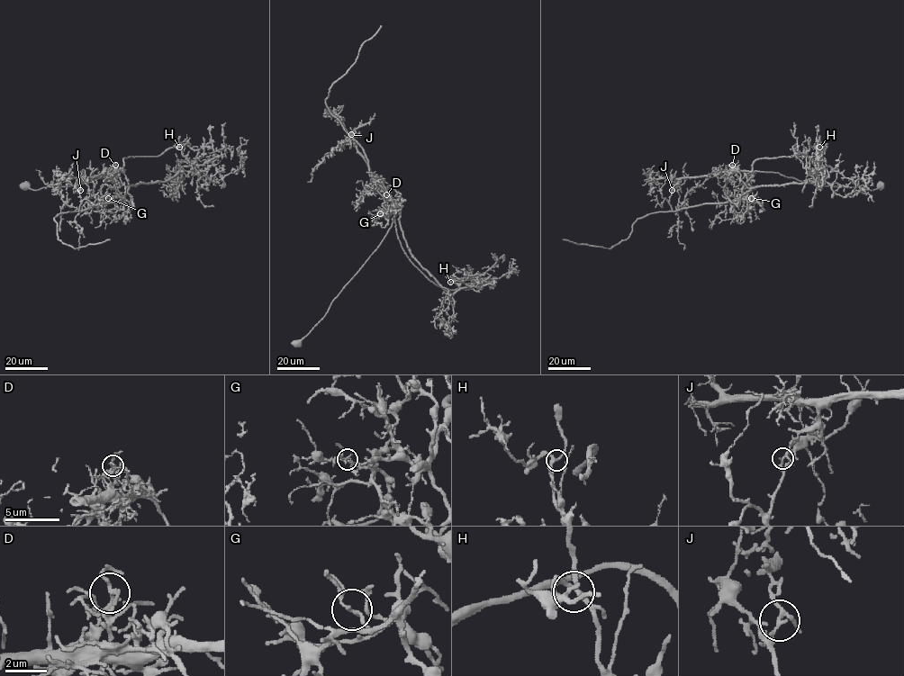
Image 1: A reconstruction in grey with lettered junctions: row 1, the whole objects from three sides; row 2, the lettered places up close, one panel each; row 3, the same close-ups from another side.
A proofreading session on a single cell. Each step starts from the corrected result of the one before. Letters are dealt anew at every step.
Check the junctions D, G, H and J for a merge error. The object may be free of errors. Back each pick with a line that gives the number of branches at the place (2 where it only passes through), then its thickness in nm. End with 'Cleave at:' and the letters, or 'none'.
J: branches 3; calibre 150 nm
Cleave at: J

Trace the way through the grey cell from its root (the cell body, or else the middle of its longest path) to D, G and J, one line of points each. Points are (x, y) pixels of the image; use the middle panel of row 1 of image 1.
D: (297, 343), (324, 316), (333, 300), (377, 247), (391, 227), (393, 203), (386, 194)
G: (297, 343), (324, 316), (333, 300), (382, 240), (392, 225), (393, 201), (400, 204), (400, 212), (380, 213)
J: (297, 343), (324, 316), (333, 300), (377, 247), (392, 225), (393, 203), (351, 140), (352, 134)

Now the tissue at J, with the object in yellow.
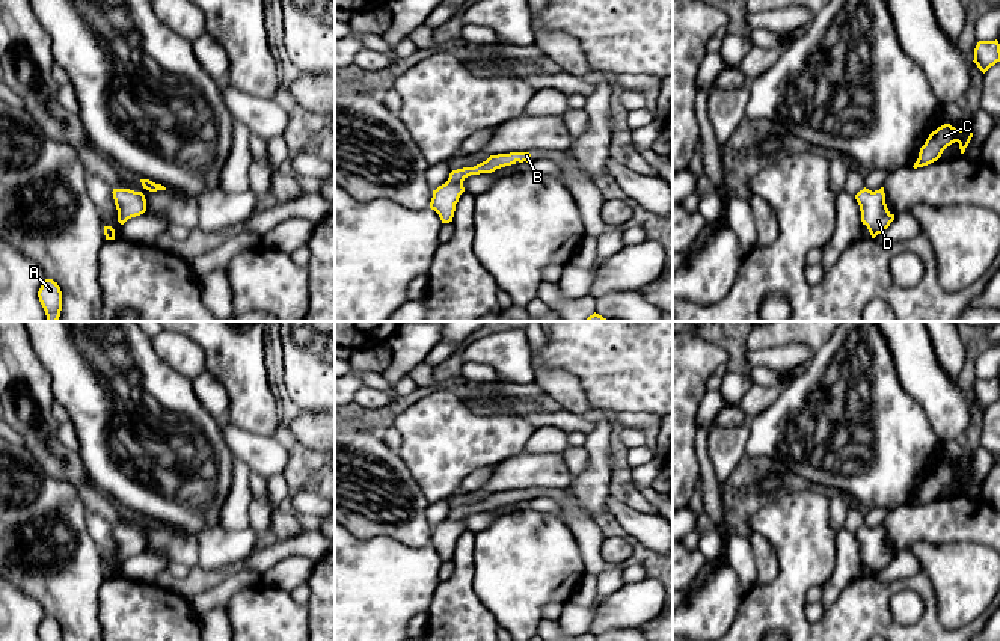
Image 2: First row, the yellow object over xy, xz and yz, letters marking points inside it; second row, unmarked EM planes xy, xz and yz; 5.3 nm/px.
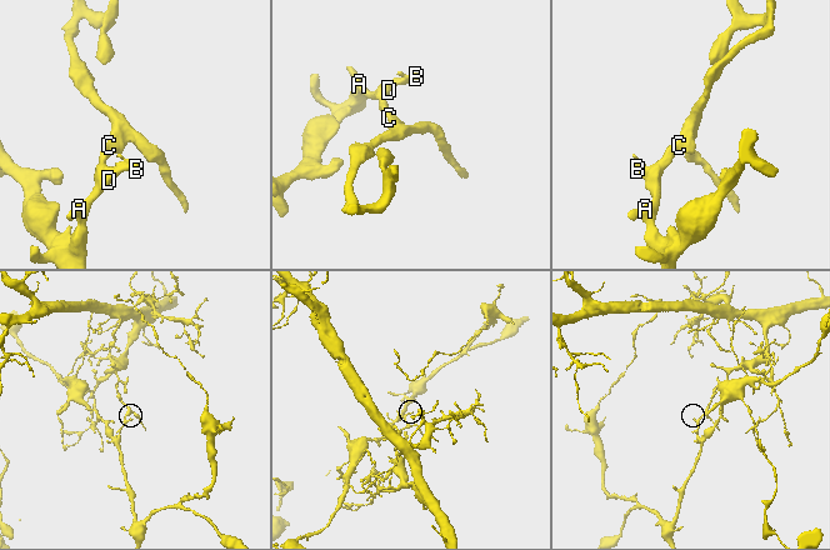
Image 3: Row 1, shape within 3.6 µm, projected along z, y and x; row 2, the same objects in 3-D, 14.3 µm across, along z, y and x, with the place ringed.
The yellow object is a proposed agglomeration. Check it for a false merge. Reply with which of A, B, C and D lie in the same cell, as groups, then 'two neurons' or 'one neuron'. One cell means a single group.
A B D / C; two neurons

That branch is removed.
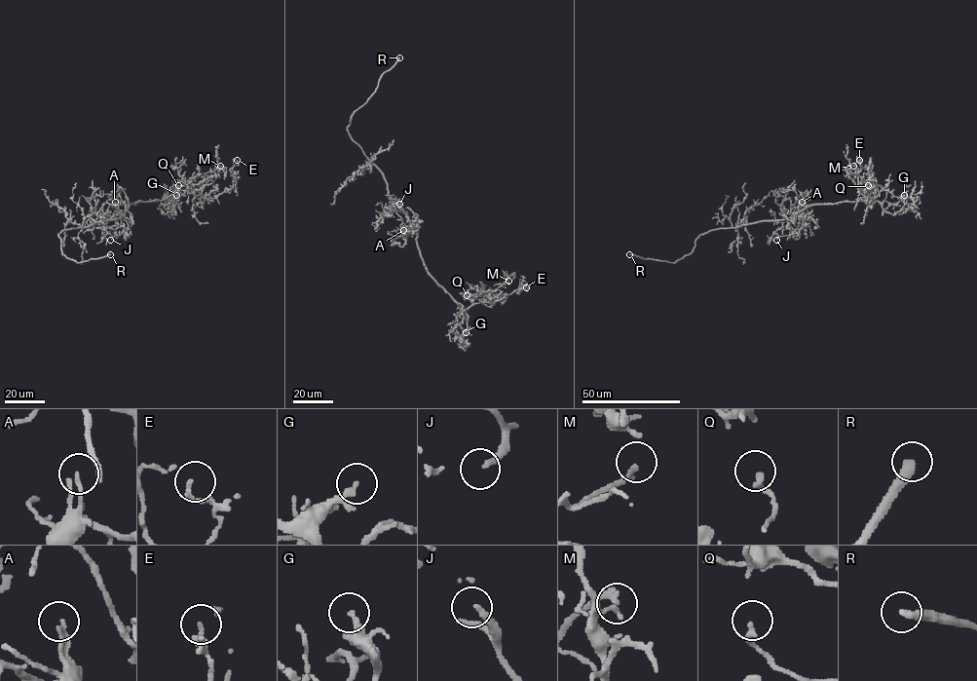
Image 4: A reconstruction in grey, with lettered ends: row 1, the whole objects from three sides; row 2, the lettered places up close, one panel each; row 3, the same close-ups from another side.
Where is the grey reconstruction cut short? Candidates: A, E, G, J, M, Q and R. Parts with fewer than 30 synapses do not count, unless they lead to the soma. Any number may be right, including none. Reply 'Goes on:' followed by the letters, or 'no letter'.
Goes on: J, M, R

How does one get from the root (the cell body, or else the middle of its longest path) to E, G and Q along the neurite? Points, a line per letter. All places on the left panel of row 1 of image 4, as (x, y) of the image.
E: (123, 216), (129, 204), (163, 201), (180, 186), (214, 199), (235, 185), (230, 170), (237, 160)
G: (123, 216), (129, 204), (163, 201), (177, 190), (178, 198), (176, 195)
Q: (123, 216), (129, 204), (163, 201), (180, 186), (188, 186), (192, 191), (180, 189), (178, 185)

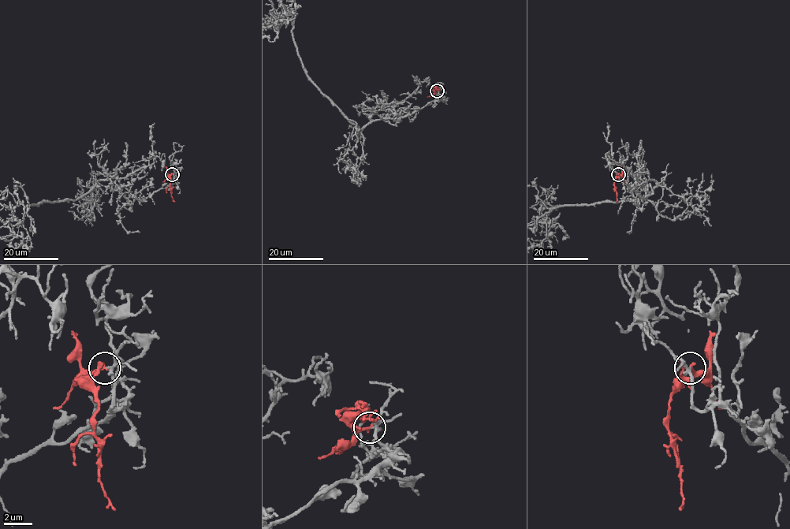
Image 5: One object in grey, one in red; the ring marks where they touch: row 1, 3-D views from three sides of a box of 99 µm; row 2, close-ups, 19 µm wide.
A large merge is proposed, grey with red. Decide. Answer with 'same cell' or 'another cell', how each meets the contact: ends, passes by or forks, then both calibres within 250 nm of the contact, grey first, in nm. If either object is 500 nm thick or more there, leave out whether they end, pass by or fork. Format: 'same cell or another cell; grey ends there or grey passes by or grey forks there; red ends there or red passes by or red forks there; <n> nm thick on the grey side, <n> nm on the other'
same cell; grey passes by; red ends there; 200 nm thick on the grey side, 240 nm on the other

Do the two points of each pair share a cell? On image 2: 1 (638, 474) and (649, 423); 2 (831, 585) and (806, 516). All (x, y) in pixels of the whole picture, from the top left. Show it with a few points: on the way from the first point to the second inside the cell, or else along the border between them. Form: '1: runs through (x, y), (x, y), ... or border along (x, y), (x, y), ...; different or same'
1: border along (653, 457), (656, 462); different
2: border along (836, 543), (834, 569), (821, 585); different

